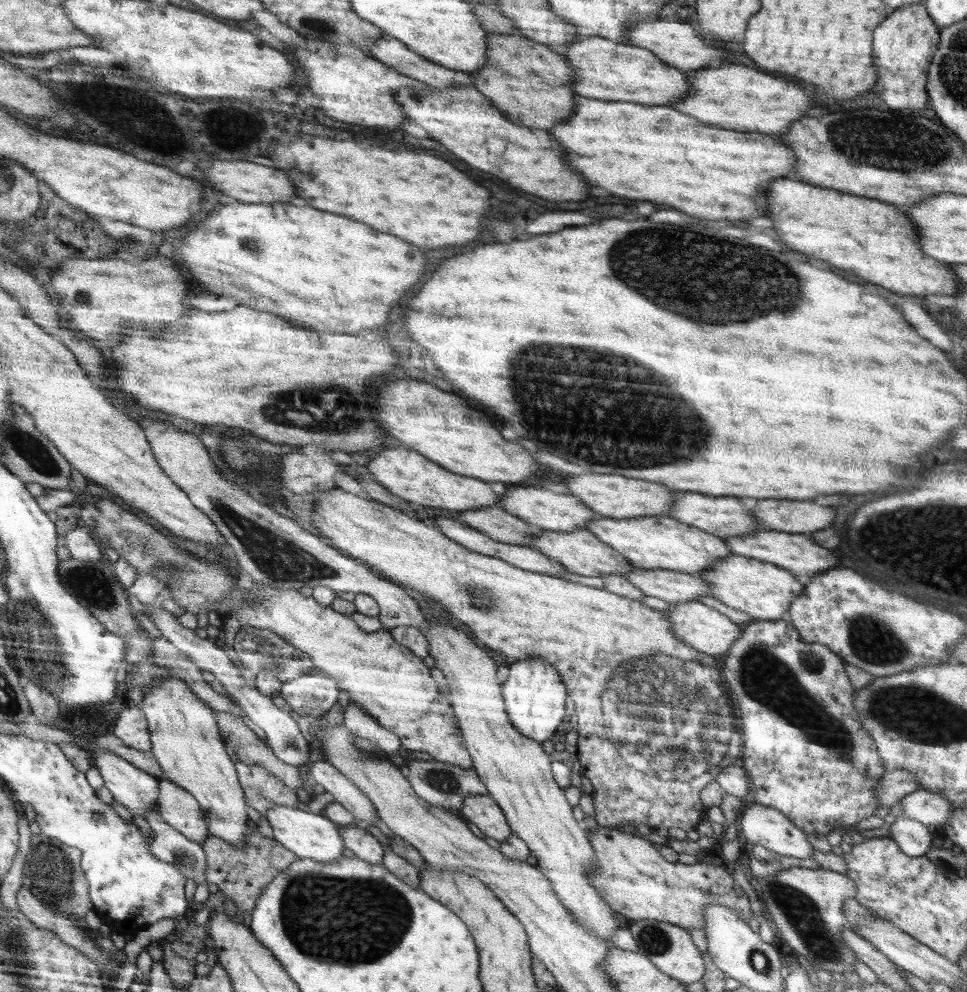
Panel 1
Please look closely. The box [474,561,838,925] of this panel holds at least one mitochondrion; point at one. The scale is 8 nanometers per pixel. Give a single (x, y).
(660, 699)

